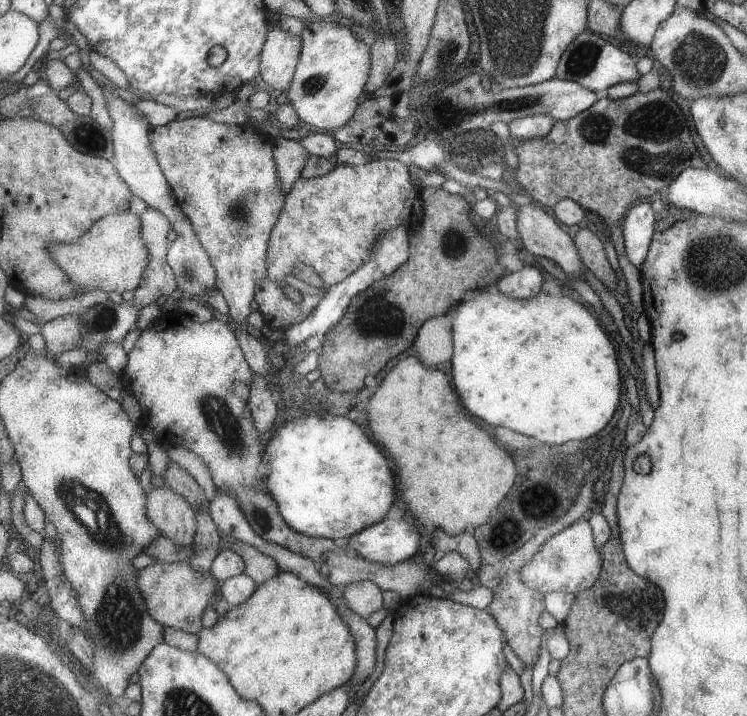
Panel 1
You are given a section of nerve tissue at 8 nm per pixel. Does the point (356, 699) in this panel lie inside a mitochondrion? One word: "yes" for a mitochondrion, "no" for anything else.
no

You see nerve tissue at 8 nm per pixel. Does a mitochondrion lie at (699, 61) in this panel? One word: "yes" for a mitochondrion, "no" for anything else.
yes

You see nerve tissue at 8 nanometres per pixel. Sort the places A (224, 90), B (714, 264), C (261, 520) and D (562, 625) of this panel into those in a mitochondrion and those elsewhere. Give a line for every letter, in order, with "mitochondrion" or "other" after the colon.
A: other
B: mitochondrion
C: mitochondrion
D: other

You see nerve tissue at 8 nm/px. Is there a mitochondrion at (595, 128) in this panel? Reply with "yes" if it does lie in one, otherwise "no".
yes

